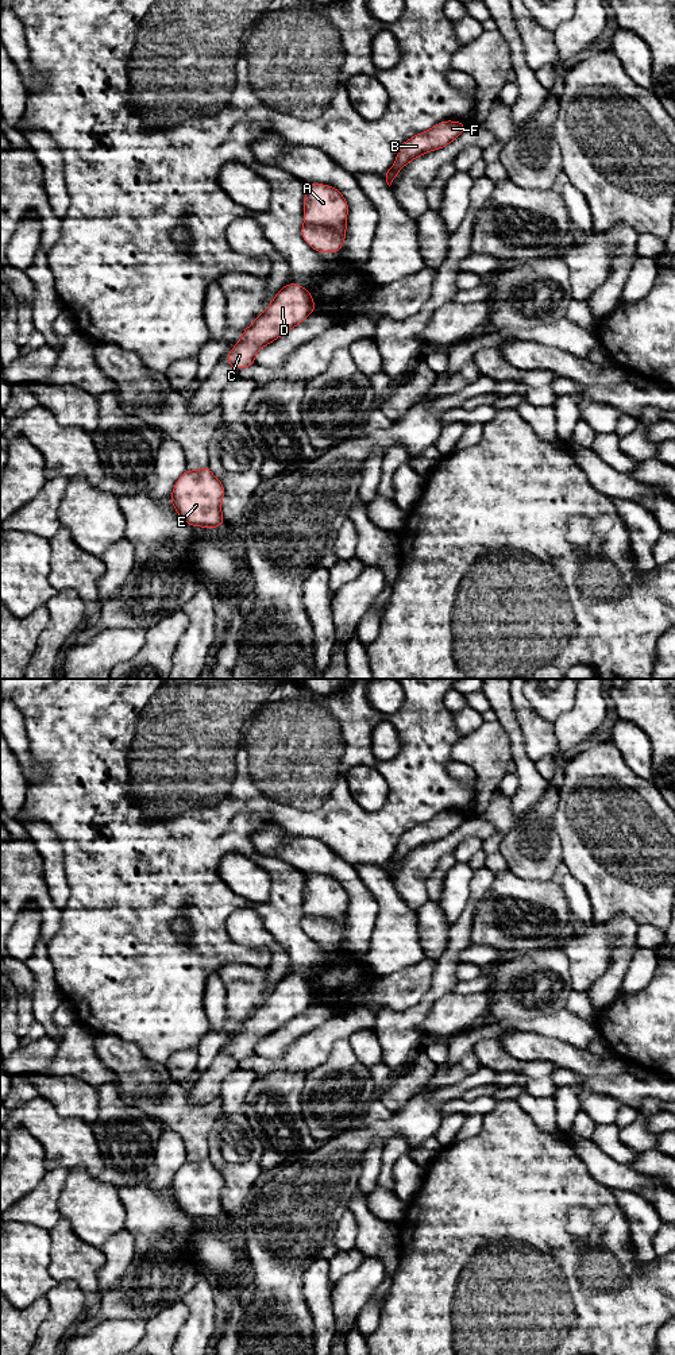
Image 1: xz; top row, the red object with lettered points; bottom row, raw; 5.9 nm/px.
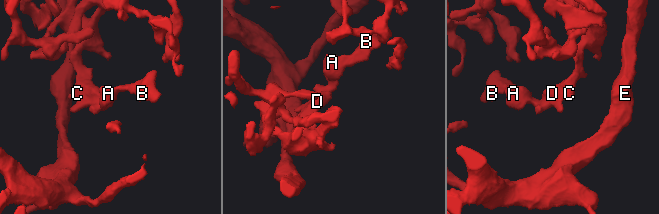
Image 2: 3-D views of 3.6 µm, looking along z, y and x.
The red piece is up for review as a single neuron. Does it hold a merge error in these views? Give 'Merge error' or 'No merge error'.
No merge error

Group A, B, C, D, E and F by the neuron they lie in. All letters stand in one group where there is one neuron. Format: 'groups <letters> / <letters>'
groups A B C D E F

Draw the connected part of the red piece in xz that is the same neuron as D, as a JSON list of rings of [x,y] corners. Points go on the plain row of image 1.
[[[288,974],[274,988],[266,1001],[243,1022],[227,1053],[236,1061],[255,1054],[258,1042],[289,1023],[315,1003],[312,985],[298,974]]]

